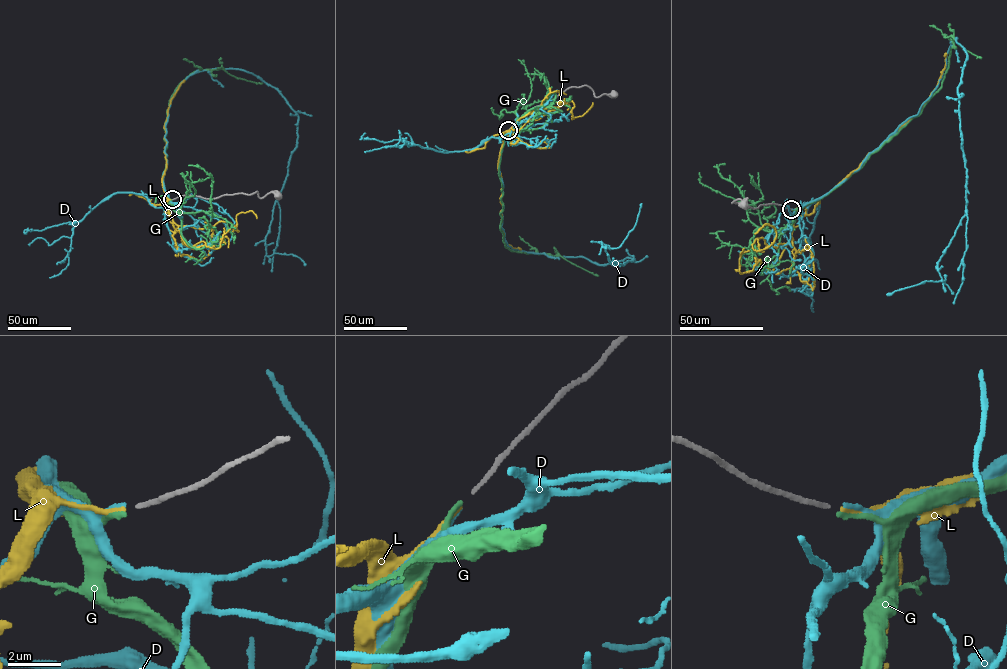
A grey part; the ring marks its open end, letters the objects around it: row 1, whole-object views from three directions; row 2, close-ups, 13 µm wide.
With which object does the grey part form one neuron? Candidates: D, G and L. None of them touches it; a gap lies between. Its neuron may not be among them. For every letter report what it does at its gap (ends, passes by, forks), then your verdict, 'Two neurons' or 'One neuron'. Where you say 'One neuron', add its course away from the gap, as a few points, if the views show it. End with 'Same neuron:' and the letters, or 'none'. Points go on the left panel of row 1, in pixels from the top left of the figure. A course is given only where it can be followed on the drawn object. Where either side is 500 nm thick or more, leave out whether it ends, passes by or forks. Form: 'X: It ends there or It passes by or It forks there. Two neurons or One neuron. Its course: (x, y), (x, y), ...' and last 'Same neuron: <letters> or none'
D: It ends there. Two neurons
G: It ends there. Two neurons
L: It ends there. One neuron. Its course: (172, 200), (167, 197), (163, 185), (166, 168), (164, 125), (170, 101), (185, 80)
Same neuron: L

